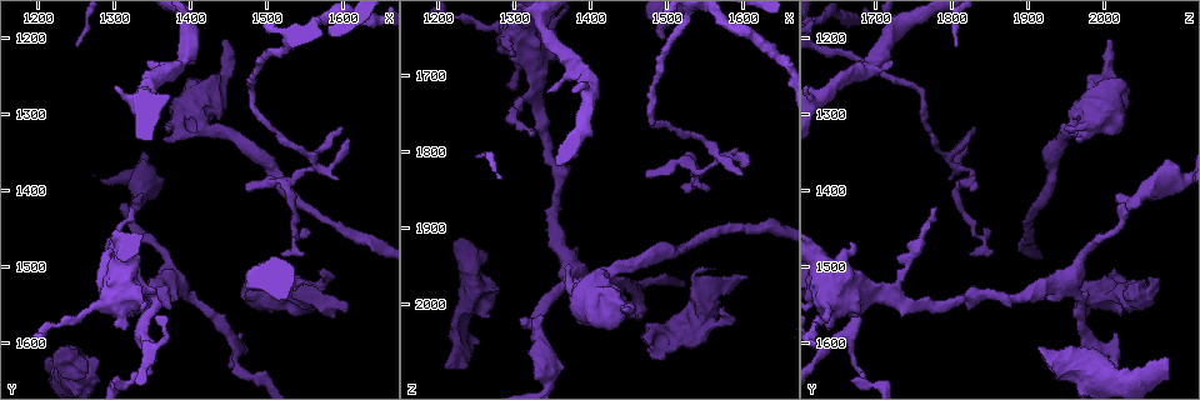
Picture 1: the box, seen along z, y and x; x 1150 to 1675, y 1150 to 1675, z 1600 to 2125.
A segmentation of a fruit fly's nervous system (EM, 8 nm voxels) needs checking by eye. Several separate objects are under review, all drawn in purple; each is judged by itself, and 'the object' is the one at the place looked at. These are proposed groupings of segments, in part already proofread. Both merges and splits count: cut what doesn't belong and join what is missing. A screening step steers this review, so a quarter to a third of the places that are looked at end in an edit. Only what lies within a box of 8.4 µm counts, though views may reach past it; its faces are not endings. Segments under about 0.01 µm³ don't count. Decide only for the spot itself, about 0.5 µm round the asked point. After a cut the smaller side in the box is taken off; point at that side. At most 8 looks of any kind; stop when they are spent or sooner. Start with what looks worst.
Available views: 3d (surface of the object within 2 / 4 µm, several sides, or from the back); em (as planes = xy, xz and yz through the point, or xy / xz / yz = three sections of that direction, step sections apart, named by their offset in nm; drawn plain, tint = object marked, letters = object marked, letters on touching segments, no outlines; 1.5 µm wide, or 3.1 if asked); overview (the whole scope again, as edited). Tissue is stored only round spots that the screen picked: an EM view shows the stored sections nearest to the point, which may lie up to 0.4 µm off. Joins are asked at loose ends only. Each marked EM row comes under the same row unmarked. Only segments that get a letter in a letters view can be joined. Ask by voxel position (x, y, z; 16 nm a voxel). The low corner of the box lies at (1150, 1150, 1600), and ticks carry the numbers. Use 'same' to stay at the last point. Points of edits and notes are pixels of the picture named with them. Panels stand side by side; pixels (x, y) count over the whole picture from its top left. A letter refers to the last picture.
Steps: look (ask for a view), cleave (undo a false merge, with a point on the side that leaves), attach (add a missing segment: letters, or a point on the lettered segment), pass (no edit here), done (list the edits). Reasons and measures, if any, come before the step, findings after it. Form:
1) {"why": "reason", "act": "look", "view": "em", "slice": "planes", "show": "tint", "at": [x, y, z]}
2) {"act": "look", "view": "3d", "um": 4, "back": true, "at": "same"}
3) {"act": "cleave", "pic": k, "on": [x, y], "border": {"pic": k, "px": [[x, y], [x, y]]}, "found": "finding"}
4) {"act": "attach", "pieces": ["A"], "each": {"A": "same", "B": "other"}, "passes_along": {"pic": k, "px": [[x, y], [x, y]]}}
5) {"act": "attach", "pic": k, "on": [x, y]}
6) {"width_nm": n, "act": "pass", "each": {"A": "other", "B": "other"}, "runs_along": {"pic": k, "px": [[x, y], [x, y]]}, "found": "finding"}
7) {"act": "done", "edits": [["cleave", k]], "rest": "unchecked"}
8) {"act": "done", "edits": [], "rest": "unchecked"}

{"why": "an open end", "act": "look", "view": "em", "slice": "planes", "show": "letters", "at": [1370, 1330, 1960]}

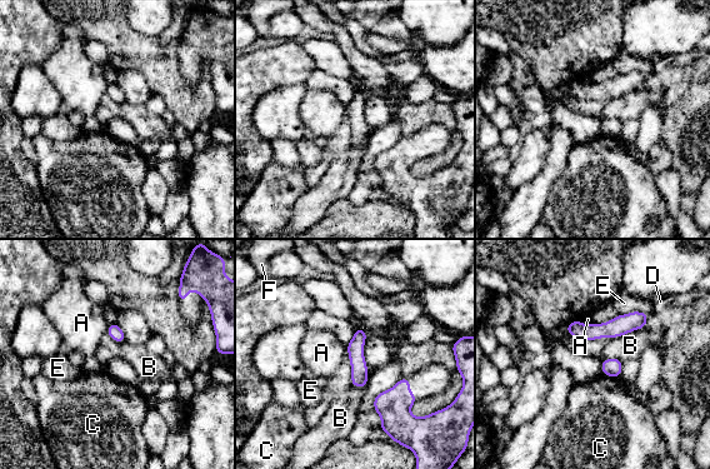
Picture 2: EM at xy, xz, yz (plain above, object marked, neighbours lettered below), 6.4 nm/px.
{"act": "pass", "each": {"A": "other", "B": "other", "C": "other", "D": "other", "E": "other", "F": "other"}, "border": {"pic": 2, "px": [[638, 329], [614, 338]]}, "found": "none of them fits"}

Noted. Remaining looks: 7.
{"why": "free end", "act": "look", "view": "3d", "um": 4, "at": [1215, 1625, 2085]}

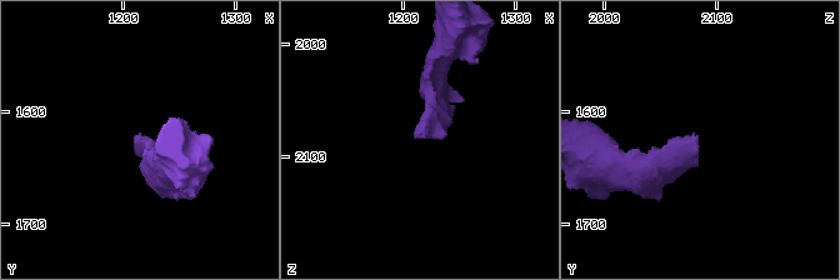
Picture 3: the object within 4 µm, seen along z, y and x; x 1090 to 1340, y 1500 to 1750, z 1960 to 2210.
{"why": "need the tissue", "act": "look", "view": "em", "slice": "planes", "show": "letters", "at": [1214, 1630, 2084]}

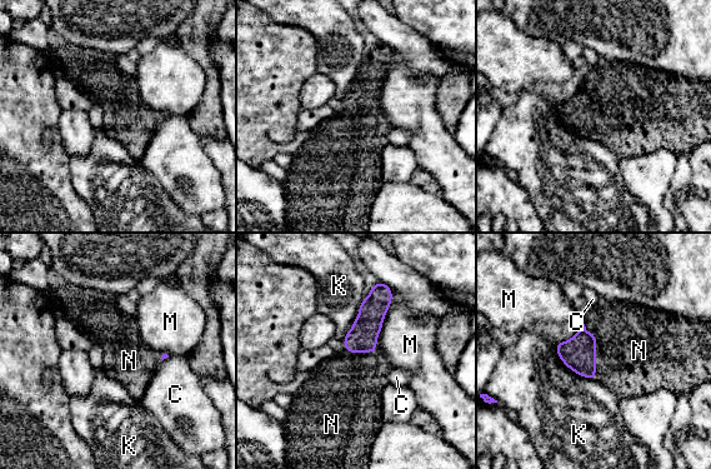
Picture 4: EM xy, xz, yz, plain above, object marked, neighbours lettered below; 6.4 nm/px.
{"act": "attach", "pieces": ["N"], "each": {"C": "other", "K": "other", "M": "other", "N": "same"}, "passes_along": {"pic": 4, "px": [[579, 354], [595, 348], [634, 344]]}, "found": "it goes on there"}

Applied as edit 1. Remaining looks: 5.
{"why": "branch stops here", "act": "look", "view": "em", "slice": "planes", "show": "tint", "at": [1445, 1200, 2005]}

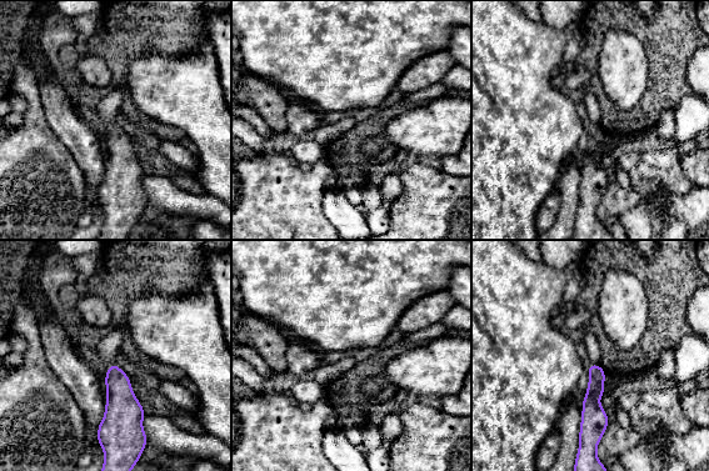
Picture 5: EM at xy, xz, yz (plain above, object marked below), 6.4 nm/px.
{"why": "see the neighbours", "act": "look", "view": "em", "slice": "planes", "show": "letters", "at": "same"}

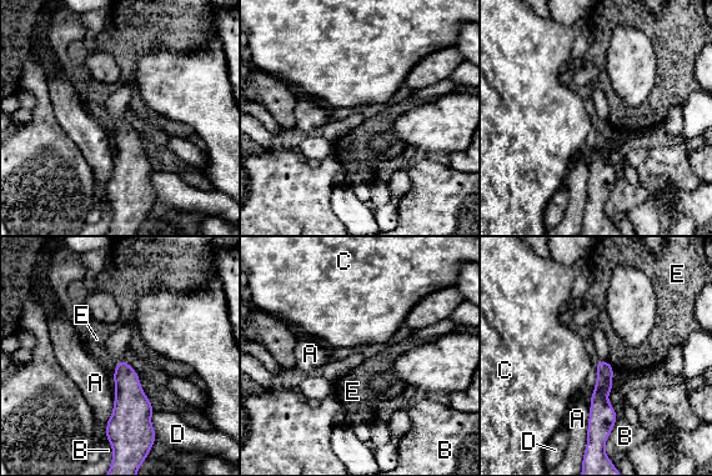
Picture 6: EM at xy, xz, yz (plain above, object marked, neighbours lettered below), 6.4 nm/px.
{"act": "pass", "each": {"A": "other", "B": "other", "C": "other", "D": "other", "E": "other"}, "border": {"pic": 6, "px": [[607, 361], [613, 367]]}, "found": "none of them fits"}

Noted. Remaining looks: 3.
{"act": "done", "edits": [["attach", 4]], "rest": "unchecked"}

